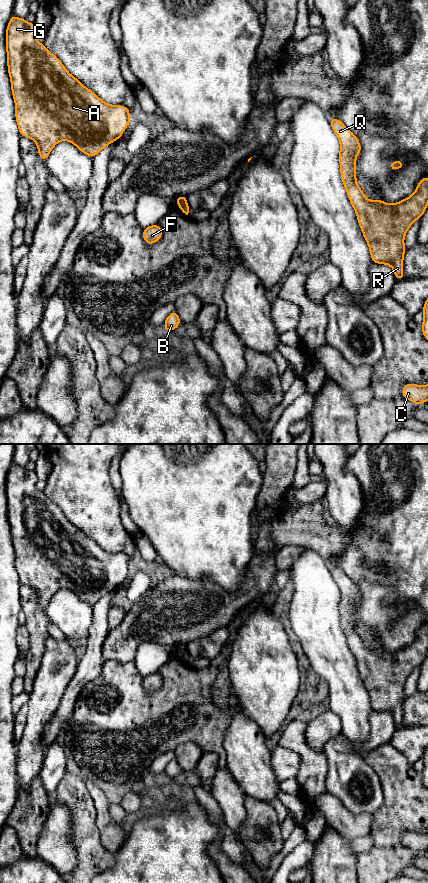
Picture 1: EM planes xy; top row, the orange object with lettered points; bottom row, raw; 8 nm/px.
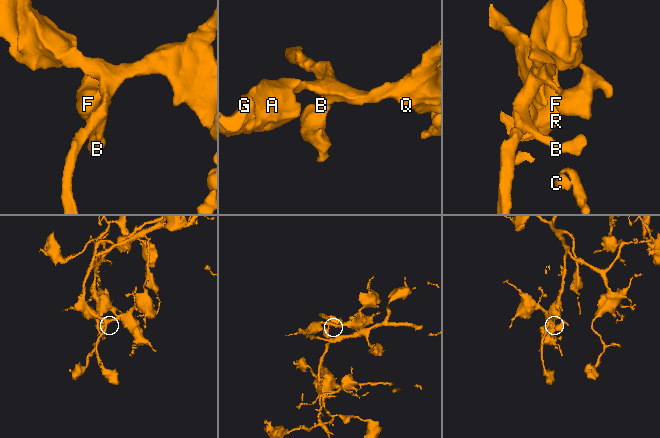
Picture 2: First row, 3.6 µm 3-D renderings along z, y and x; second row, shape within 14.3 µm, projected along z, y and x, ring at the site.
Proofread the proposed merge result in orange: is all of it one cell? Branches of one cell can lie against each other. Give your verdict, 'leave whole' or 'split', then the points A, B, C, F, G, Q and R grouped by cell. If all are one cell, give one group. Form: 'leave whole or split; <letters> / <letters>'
split; A B C G Q R / F

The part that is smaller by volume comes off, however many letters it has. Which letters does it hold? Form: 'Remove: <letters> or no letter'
Remove: F

